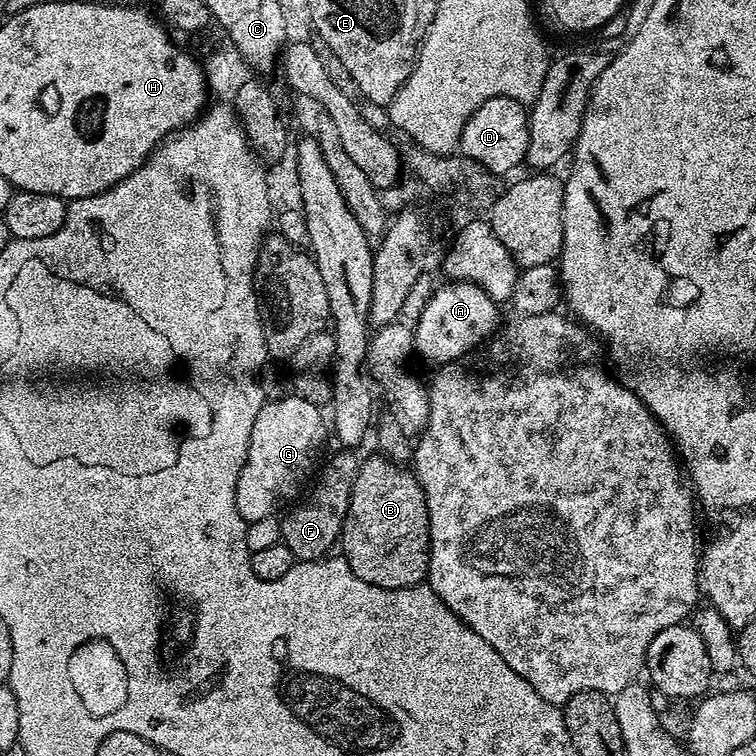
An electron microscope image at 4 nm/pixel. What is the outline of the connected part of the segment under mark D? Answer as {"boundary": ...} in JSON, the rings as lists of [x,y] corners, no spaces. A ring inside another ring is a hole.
{"boundary":[[[495,96],[478,110],[466,122],[460,135],[459,151],[480,163],[486,171],[495,174],[512,172],[519,164],[525,163],[524,155],[528,149],[528,113],[529,109],[514,98]]]}

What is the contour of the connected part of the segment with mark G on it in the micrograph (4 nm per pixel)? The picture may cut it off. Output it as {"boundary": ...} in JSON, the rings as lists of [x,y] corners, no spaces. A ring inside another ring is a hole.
{"boundary":[[[287,395],[265,401],[254,420],[247,458],[235,484],[235,506],[246,524],[271,517],[282,500],[296,498],[302,484],[313,475],[317,449],[328,435],[328,422],[319,405]]]}

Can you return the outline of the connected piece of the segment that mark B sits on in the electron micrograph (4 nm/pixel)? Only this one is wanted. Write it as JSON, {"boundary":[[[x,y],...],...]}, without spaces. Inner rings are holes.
{"boundary":[[[375,454],[376,456],[368,456],[359,461],[356,477],[352,483],[350,490],[350,500],[348,502],[348,509],[344,518],[344,525],[340,531],[340,538],[338,541],[339,551],[342,553],[342,559],[348,563],[350,570],[358,578],[362,578],[362,582],[370,582],[379,588],[415,588],[428,575],[428,551],[430,545],[428,543],[428,511],[426,510],[426,498],[422,486],[418,482],[415,471],[409,470],[407,467],[398,465],[393,460],[388,459],[383,454]]]}

